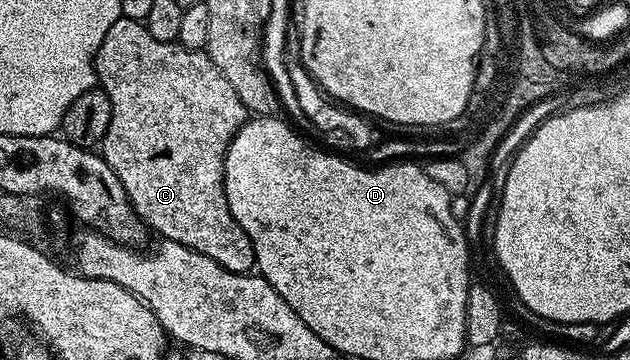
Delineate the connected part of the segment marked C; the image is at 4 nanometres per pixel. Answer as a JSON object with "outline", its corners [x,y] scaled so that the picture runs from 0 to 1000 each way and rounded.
{"outline":[[[190,44],[179,72],[173,72],[173,94],[167,94],[167,117],[151,153],[151,206],[156,242],[162,244],[163,258],[173,272],[176,286],[176,336],[173,361],[167,361],[167,383],[160,403],[160,431],[163,447],[192,494],[192,517],[198,517],[202,558],[211,572],[211,583],[221,597],[222,611],[233,625],[241,647],[248,644],[248,658],[260,667],[273,667],[287,683],[300,683],[300,694],[313,694],[313,706],[325,706],[325,717],[338,717],[357,750],[365,756],[398,756],[405,744],[405,708],[395,650],[383,639],[376,606],[363,583],[363,561],[357,550],[354,525],[354,464],[357,461],[357,428],[383,350],[395,331],[392,297],[376,272],[376,250],[363,239],[357,206],[338,183],[338,172],[329,156],[327,142],[314,133],[294,133],[283,117],[249,117],[243,94],[237,94],[232,64],[224,56],[206,56],[202,44]]]}

